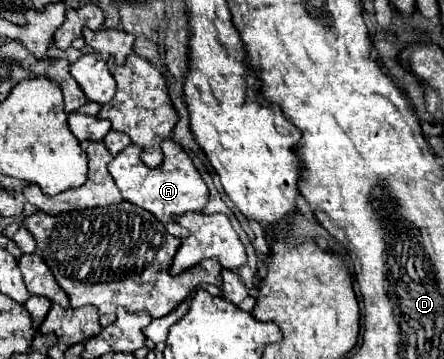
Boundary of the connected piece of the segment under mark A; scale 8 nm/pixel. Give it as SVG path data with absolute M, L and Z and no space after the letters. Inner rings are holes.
M166 138L162 144L162 154L162 164L158 168L148 168L140 162L140 148L130 144L108 164L108 172L112 174L124 200L152 212L166 226L172 222L174 216L186 212L202 212L208 202L208 188L196 166L192 164L190 156L176 142Z

